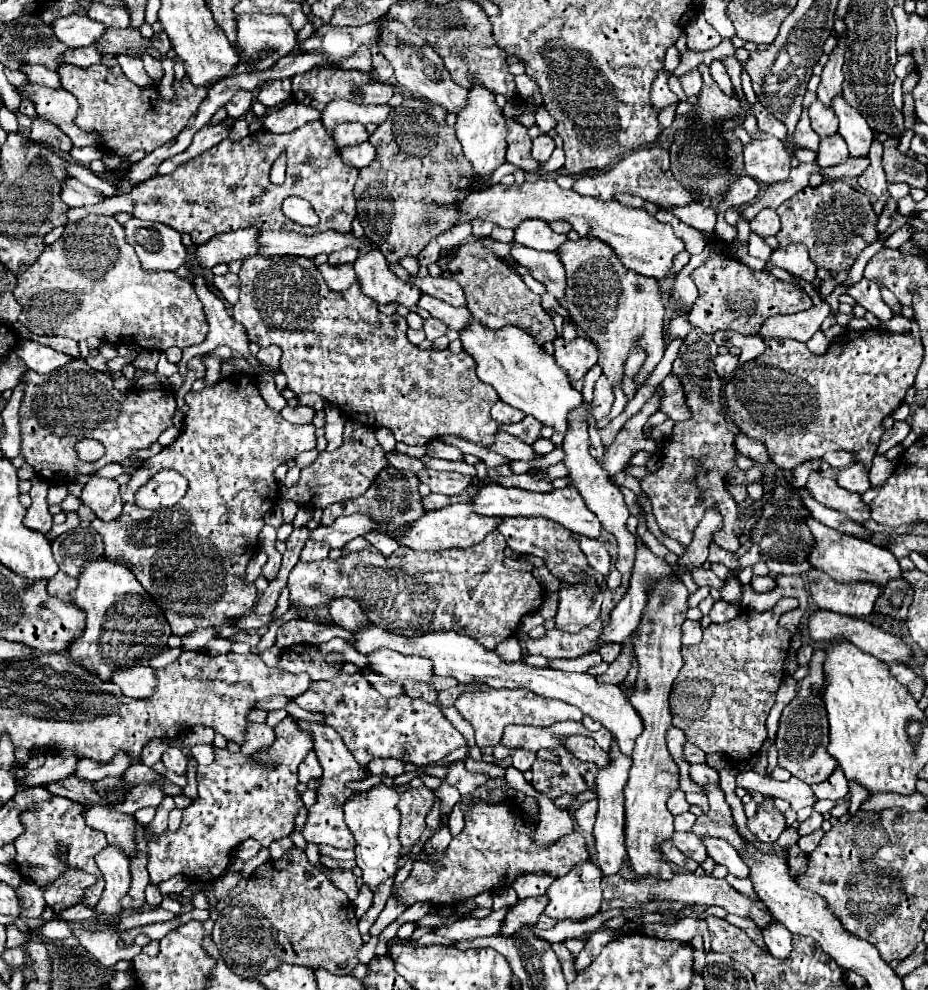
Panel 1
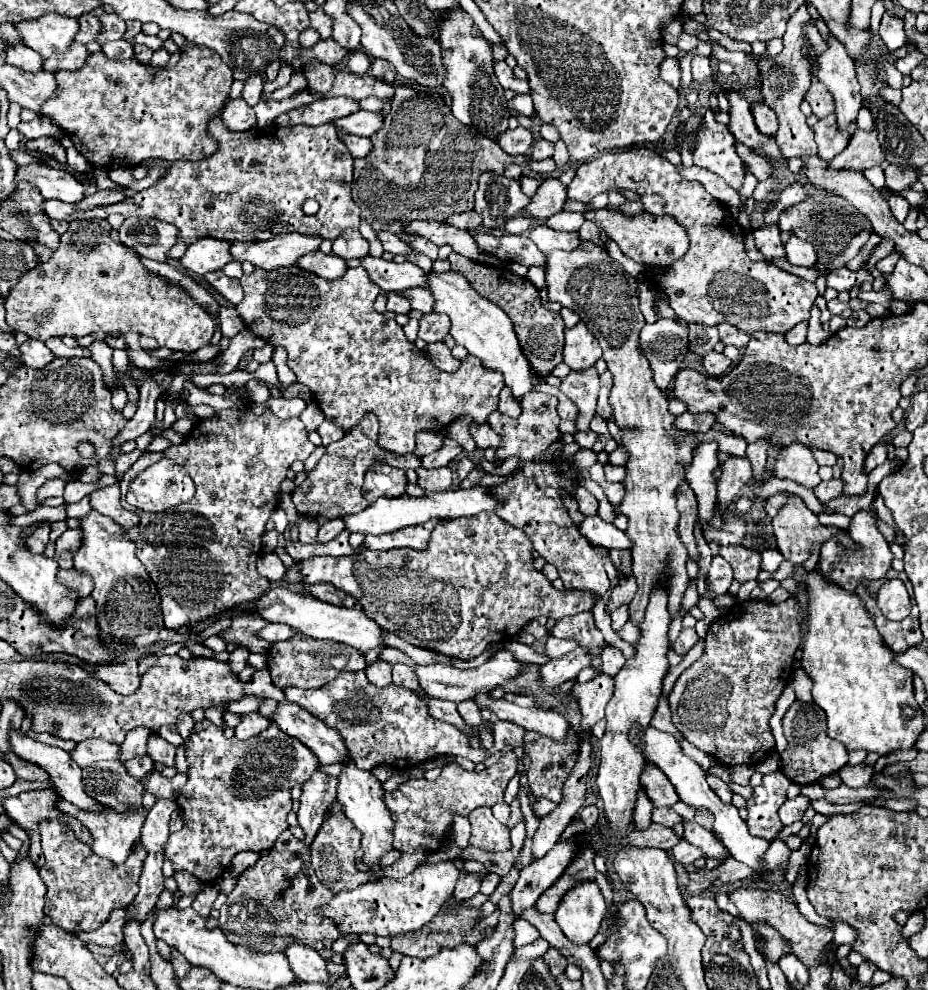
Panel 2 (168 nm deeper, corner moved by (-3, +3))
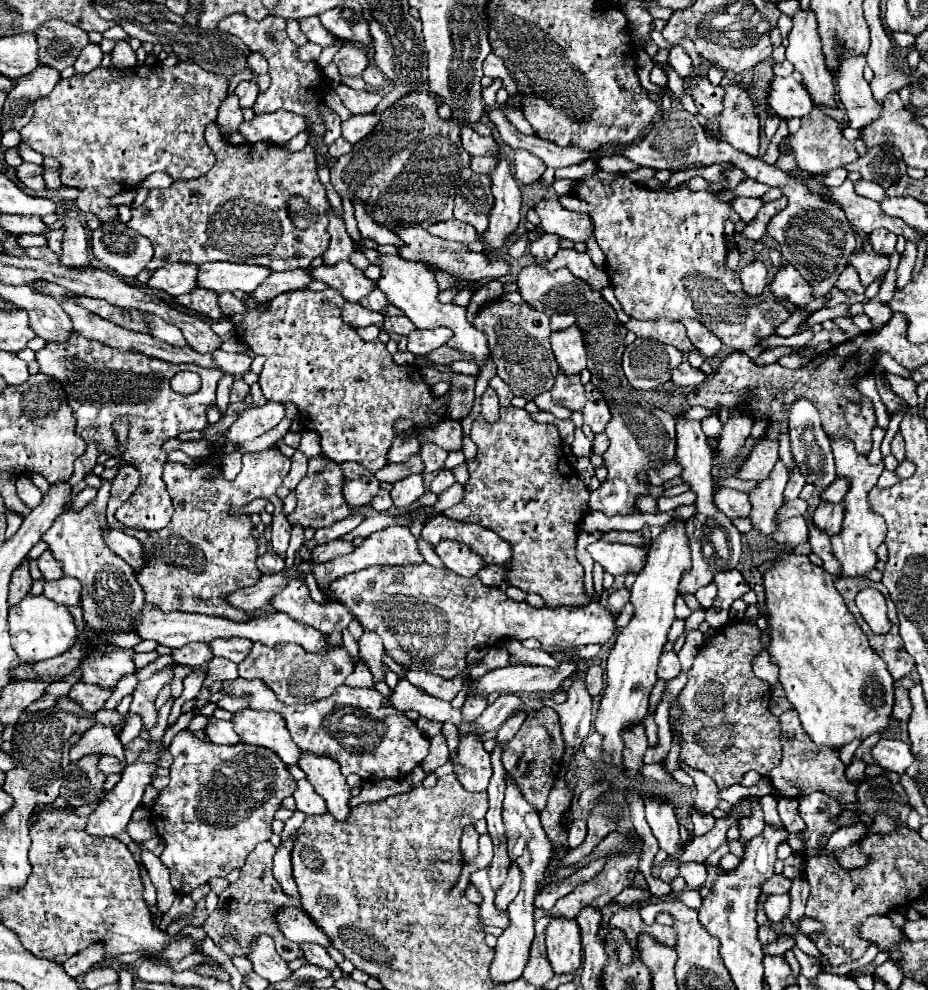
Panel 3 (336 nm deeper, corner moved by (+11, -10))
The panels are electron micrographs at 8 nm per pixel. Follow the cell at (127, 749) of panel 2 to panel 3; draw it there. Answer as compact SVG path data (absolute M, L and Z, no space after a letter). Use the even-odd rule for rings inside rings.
M130 716L128 718L128 722L126 722L126 726L124 726L124 730L122 730L122 736L120 736L120 742L122 744L128 744L128 742L132 742L132 738L136 738L138 734L140 734L140 730L142 730L142 718L140 716Z

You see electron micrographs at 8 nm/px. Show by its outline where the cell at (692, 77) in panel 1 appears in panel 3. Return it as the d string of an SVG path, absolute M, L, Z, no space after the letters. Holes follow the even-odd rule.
M672 46L670 48L670 56L668 56L668 64L686 80L692 74L692 60L686 54L686 50L682 46Z

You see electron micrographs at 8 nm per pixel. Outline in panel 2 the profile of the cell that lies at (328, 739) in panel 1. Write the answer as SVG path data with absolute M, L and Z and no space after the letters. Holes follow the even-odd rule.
M280 703L276 713L272 715L272 721L284 733L296 737L306 747L310 747L316 753L320 765L342 763L348 757L342 735L294 703Z

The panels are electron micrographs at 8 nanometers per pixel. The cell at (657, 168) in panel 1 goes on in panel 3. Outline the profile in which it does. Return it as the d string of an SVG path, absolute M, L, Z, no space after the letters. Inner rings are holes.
M730 166L724 170L724 182L710 182L706 190L690 190L686 184L676 188L674 192L656 192L646 190L626 178L622 172L608 174L604 170L596 170L592 176L578 180L574 194L588 202L590 218L594 222L594 238L600 250L606 256L606 270L614 288L622 310L630 318L638 320L682 320L696 318L702 322L712 334L716 334L722 344L734 350L748 350L758 346L758 342L774 332L776 326L788 320L790 310L774 300L752 298L742 290L742 282L736 272L726 268L726 240L724 240L724 222L732 220L740 222L740 216L732 210L730 202L720 200L718 194L734 190L748 176L744 170Z

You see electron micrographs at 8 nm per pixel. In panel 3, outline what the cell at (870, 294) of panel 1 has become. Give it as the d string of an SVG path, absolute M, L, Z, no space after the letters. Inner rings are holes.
M784 264L776 272L774 280L770 282L770 292L780 300L792 302L794 306L802 306L802 304L812 300L808 282L804 282L800 272L794 266L788 266L788 264Z

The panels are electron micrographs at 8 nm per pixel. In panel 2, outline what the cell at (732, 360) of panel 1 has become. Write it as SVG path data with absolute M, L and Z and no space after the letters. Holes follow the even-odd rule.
M710 351L710 353L702 359L702 363L704 363L706 373L708 373L708 375L714 375L714 377L726 373L726 371L730 369L730 365L732 365L732 361L730 361L726 355L716 353L716 351Z

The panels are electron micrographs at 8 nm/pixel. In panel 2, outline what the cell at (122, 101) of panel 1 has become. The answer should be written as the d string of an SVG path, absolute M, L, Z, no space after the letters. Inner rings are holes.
M188 45L180 53L180 61L174 69L160 69L142 65L136 57L124 61L112 61L102 51L92 53L86 65L78 71L58 71L58 97L50 99L42 107L54 125L68 131L74 147L94 167L134 167L146 159L168 159L168 161L198 161L216 151L216 141L206 135L206 123L222 113L228 101L232 85L232 69L220 59L220 55L208 47Z

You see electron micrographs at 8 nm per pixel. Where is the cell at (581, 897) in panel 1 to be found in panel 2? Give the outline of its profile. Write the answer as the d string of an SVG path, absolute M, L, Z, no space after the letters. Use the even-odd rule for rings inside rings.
M582 881L562 897L554 917L564 935L574 943L590 943L606 915L606 901L596 881Z

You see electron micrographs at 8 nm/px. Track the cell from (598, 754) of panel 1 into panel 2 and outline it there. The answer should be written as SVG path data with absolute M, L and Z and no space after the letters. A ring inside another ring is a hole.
M486 693L478 695L476 703L480 707L488 707L492 713L498 715L498 719L512 721L524 727L526 731L536 731L558 743L562 743L566 739L566 733L570 731L570 725L566 723L566 719L552 709L532 709L532 707L524 709L514 703L508 703L506 699L492 699Z

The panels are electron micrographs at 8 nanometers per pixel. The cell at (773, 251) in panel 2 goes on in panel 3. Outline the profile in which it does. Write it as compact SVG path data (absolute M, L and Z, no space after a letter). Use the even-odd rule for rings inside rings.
M752 262L740 272L742 286L748 296L760 296L766 288L766 266L762 262Z

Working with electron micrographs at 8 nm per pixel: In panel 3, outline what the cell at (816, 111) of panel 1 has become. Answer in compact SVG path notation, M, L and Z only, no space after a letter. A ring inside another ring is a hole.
M772 76L768 88L768 104L780 118L802 118L814 108L806 88L792 76Z

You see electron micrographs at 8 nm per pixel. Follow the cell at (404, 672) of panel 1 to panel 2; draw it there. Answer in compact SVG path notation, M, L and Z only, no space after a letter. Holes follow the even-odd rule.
M500 649L484 665L480 665L476 669L456 669L456 667L446 667L446 665L418 665L416 675L418 675L422 689L426 693L430 693L430 697L460 703L464 699L474 699L478 693L488 693L488 691L496 689L498 685L504 685L510 677L518 675L520 669L522 669L522 663L516 661L510 651Z

